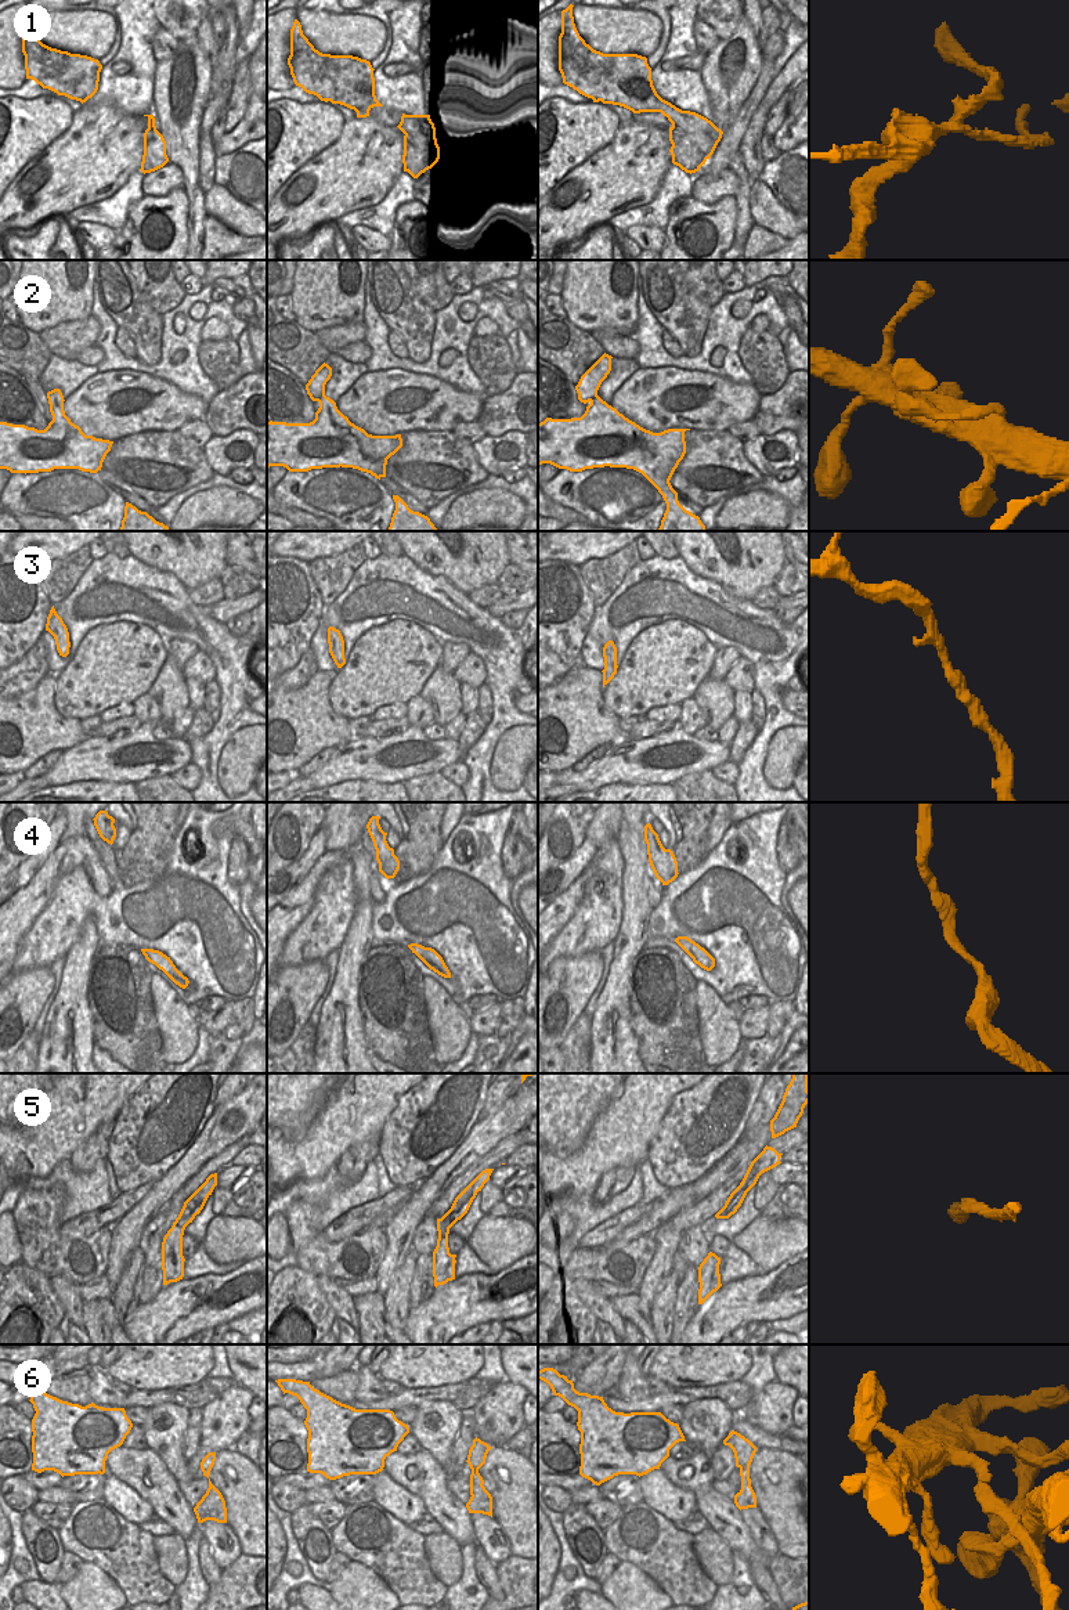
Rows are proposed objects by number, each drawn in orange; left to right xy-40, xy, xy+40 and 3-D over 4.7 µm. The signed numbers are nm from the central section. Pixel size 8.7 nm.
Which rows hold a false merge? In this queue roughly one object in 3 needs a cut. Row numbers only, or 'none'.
1, 6

